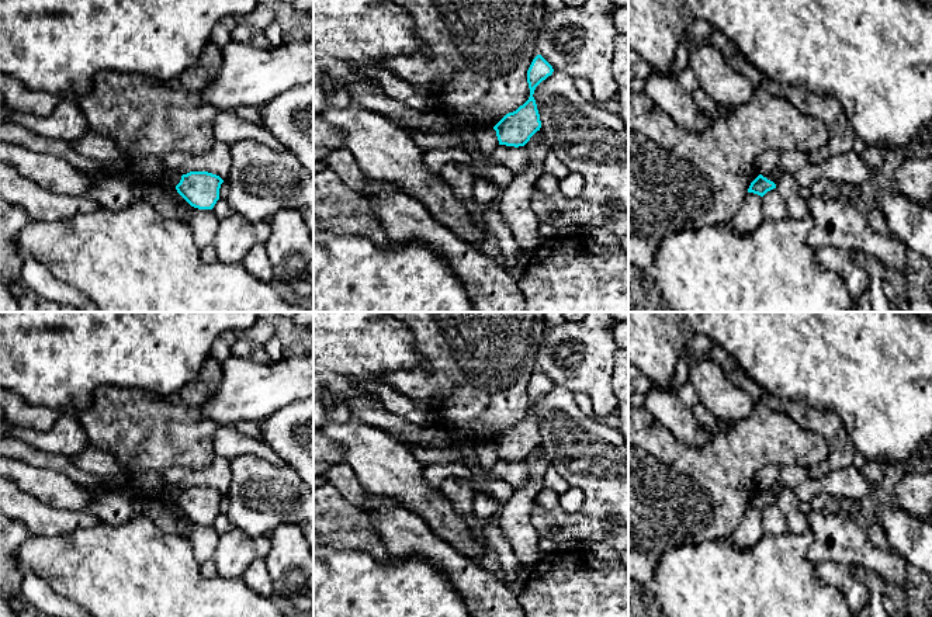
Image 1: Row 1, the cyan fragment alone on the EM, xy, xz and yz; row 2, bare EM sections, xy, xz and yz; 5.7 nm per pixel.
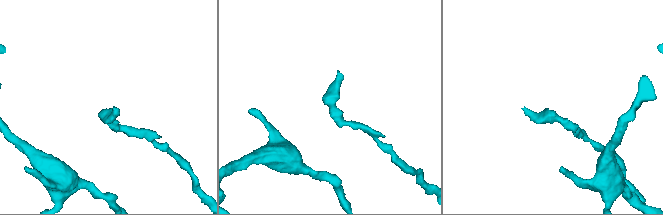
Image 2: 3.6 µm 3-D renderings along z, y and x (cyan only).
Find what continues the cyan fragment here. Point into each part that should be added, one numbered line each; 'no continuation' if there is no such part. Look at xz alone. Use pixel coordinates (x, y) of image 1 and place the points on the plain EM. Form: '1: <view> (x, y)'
no continuation

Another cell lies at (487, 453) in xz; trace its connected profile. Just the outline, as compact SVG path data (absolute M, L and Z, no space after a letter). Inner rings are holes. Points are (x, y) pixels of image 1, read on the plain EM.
M481 443L477 446L477 457L485 469L491 469L498 461L499 455L493 443Z

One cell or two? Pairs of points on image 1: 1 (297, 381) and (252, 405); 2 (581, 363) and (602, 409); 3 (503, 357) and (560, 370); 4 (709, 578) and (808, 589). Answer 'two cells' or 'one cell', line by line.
1: one cell
2: one cell
3: two cells
4: one cell

